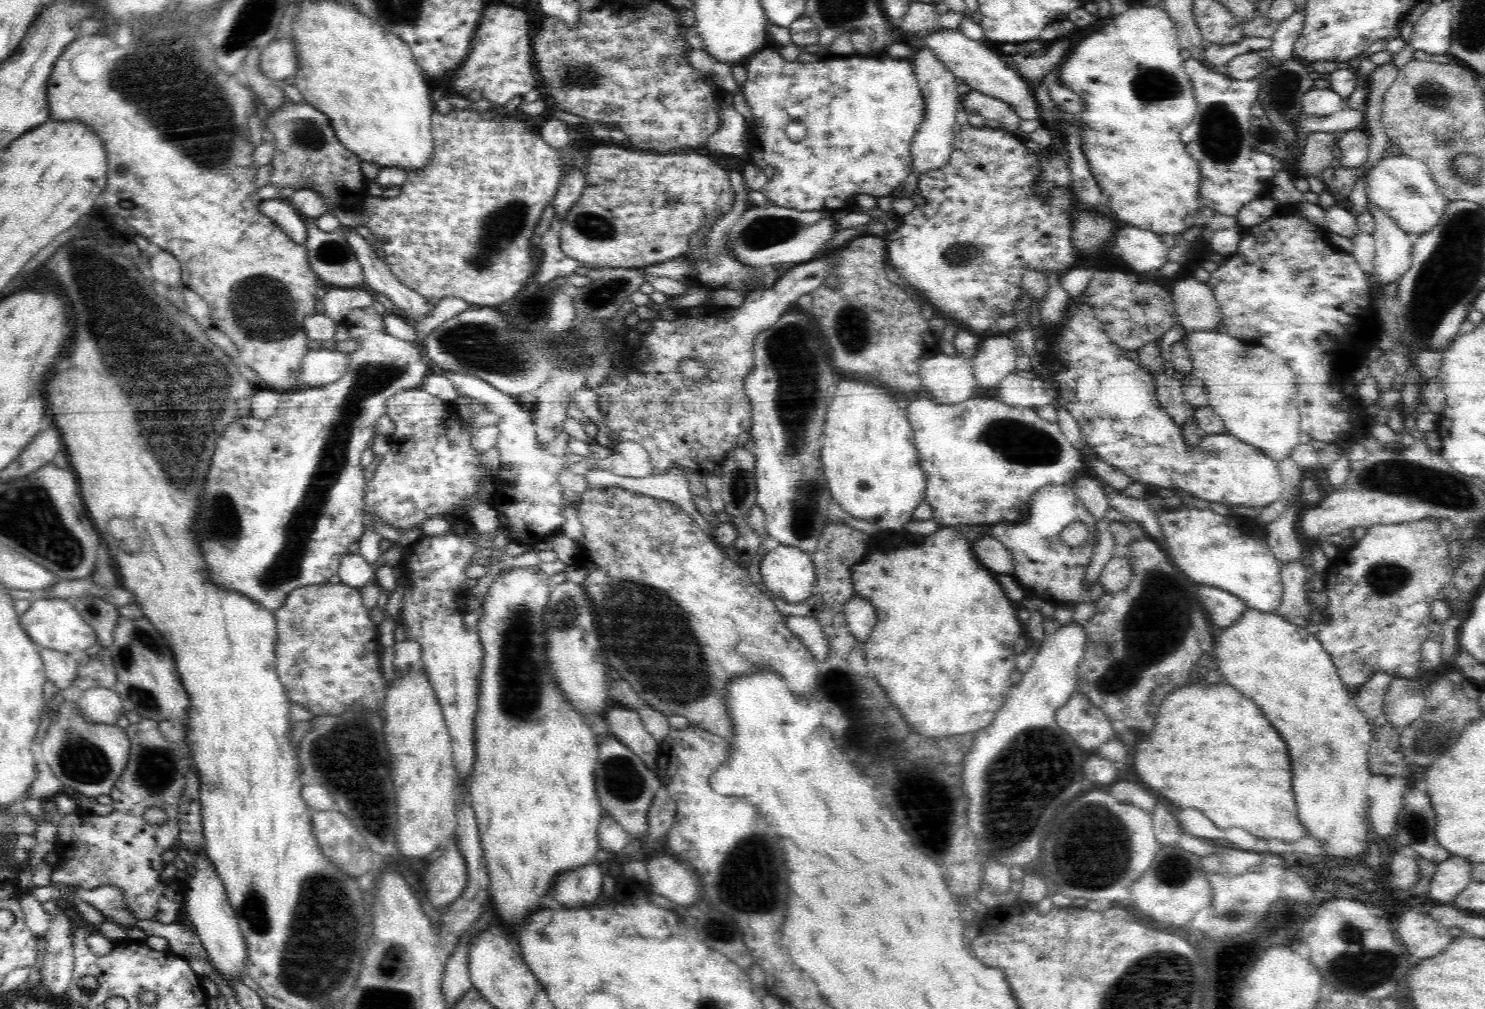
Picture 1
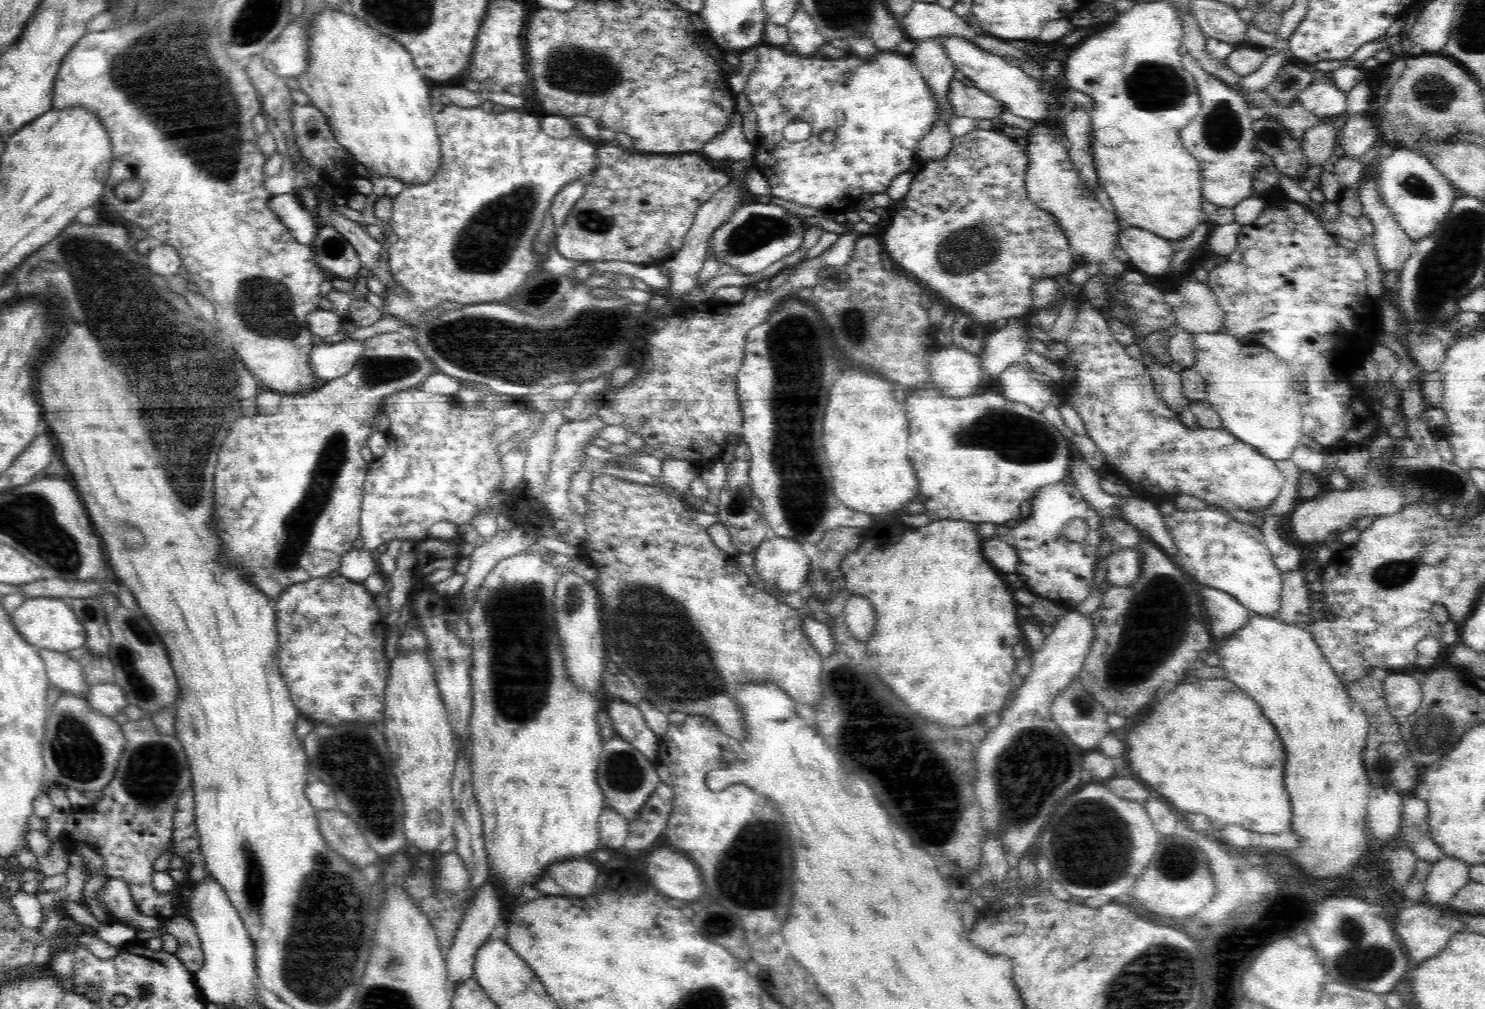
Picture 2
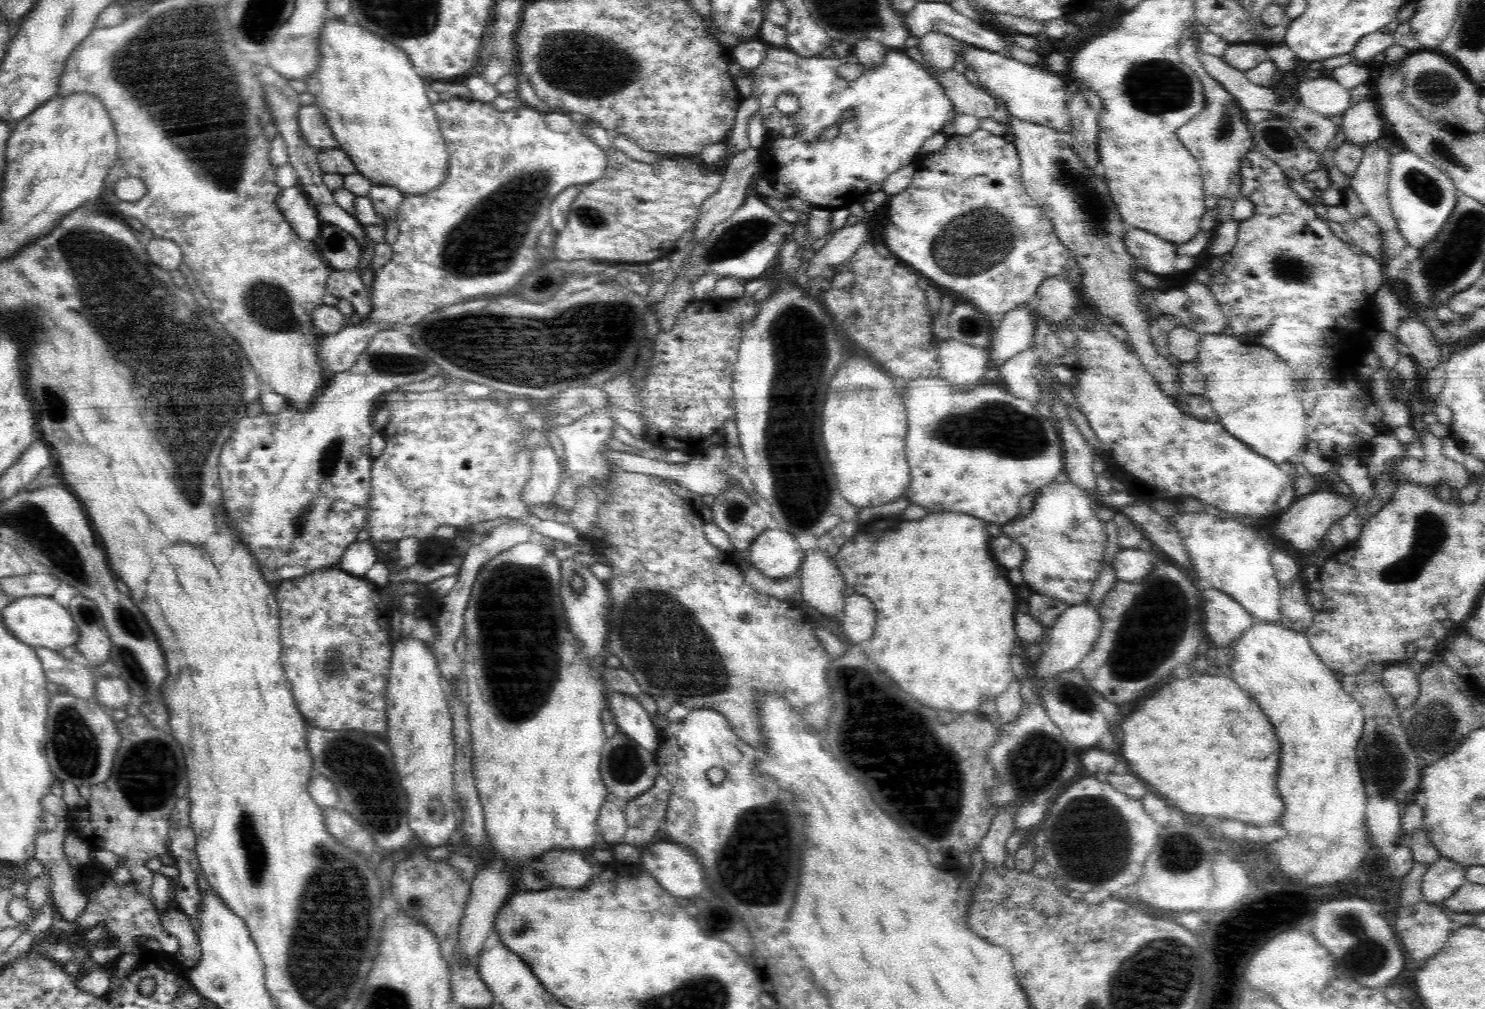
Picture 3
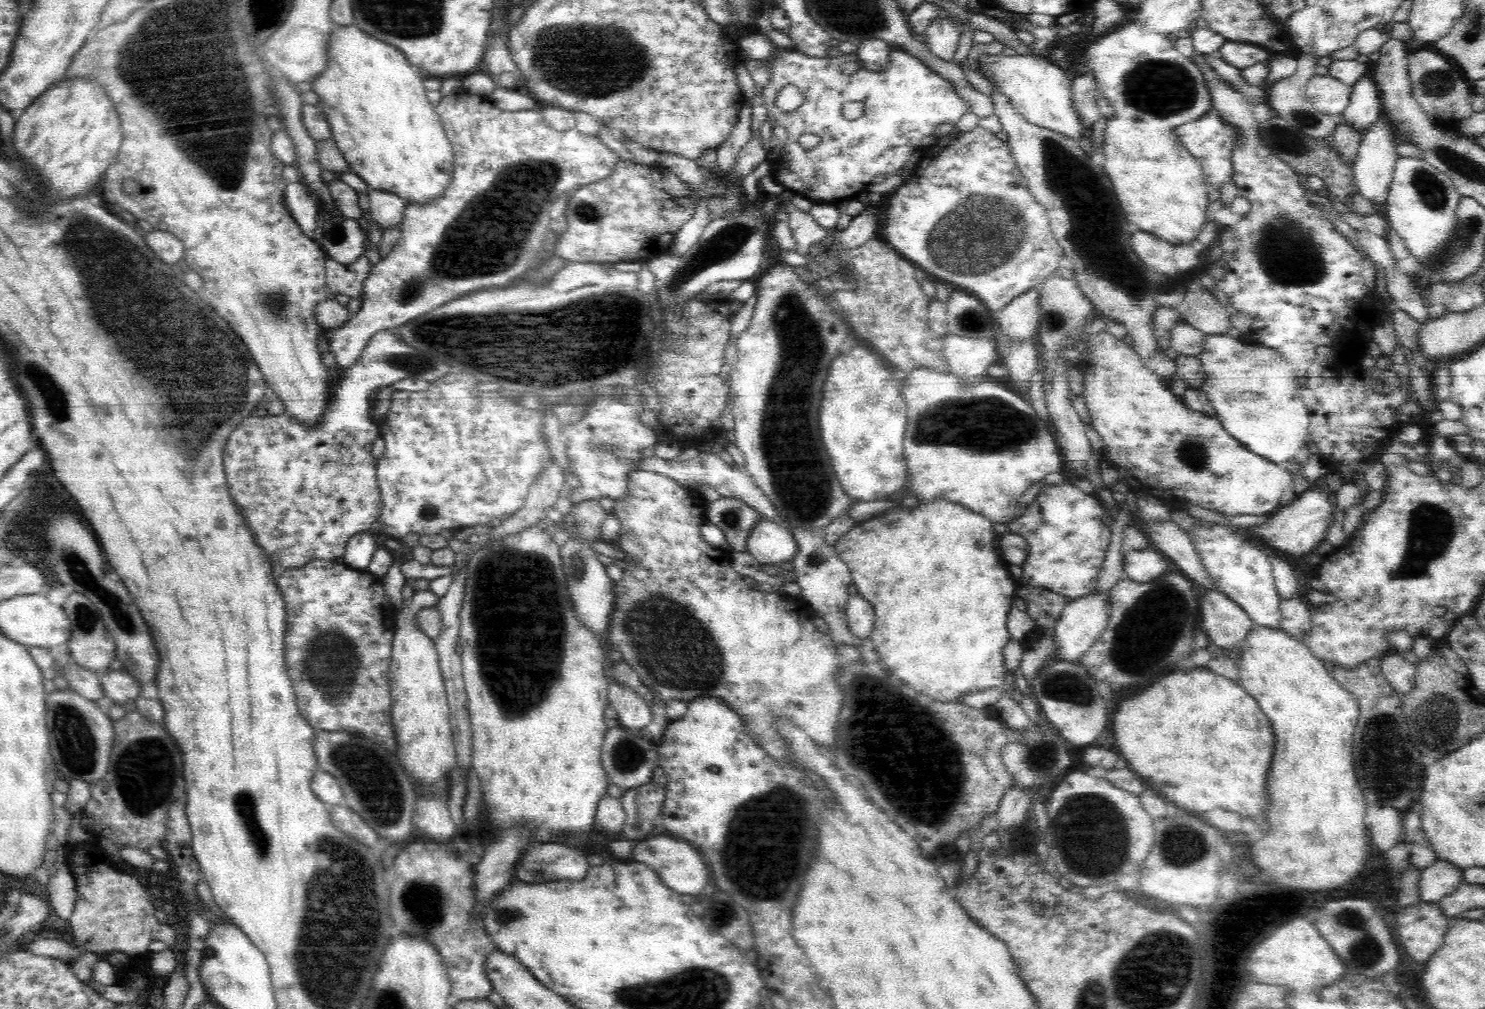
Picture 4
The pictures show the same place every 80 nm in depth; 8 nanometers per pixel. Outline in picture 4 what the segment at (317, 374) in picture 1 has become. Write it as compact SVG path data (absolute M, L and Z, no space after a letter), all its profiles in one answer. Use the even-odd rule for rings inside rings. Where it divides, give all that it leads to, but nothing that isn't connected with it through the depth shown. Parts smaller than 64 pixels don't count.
M463 89L442 97L435 109L454 151L452 182L436 200L407 203L399 224L400 240L387 252L387 258L372 266L364 282L360 311L326 336L329 352L336 359L336 371L356 365L367 342L378 332L405 326L452 299L460 299L476 290L500 288L514 282L528 270L524 268L526 262L538 260L537 253L543 249L543 241L550 231L551 203L579 186L606 178L620 160L597 135L584 134L576 128L558 131L544 120L538 109L500 110L485 97Z

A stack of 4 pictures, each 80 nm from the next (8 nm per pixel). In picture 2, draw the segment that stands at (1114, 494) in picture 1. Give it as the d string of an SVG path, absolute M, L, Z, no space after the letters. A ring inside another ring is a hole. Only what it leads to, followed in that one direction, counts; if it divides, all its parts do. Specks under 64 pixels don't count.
M1133 497L1126 499L1120 509L1122 518L1139 529L1149 542L1156 544L1170 556L1178 554L1177 545L1174 544L1171 532L1168 532L1168 527L1164 524L1163 513L1157 505L1148 499Z

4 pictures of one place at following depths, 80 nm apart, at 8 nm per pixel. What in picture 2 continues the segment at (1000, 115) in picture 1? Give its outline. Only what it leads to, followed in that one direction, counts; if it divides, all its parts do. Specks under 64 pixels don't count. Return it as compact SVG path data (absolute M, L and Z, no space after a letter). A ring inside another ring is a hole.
M956 79L950 82L948 100L953 107L951 118L966 116L974 119L987 118L998 121L998 116L1006 110L1005 106L990 93L975 86L968 87Z

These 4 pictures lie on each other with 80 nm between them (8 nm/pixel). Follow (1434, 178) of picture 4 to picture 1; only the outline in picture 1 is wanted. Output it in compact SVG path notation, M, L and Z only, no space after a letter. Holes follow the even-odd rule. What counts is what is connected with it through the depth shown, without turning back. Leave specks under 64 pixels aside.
M1404 153L1399 156L1392 156L1380 159L1367 172L1367 201L1377 206L1380 210L1387 212L1402 230L1408 233L1416 233L1421 236L1439 223L1448 204L1440 193L1435 180L1432 178L1428 167L1421 160L1416 160Z

